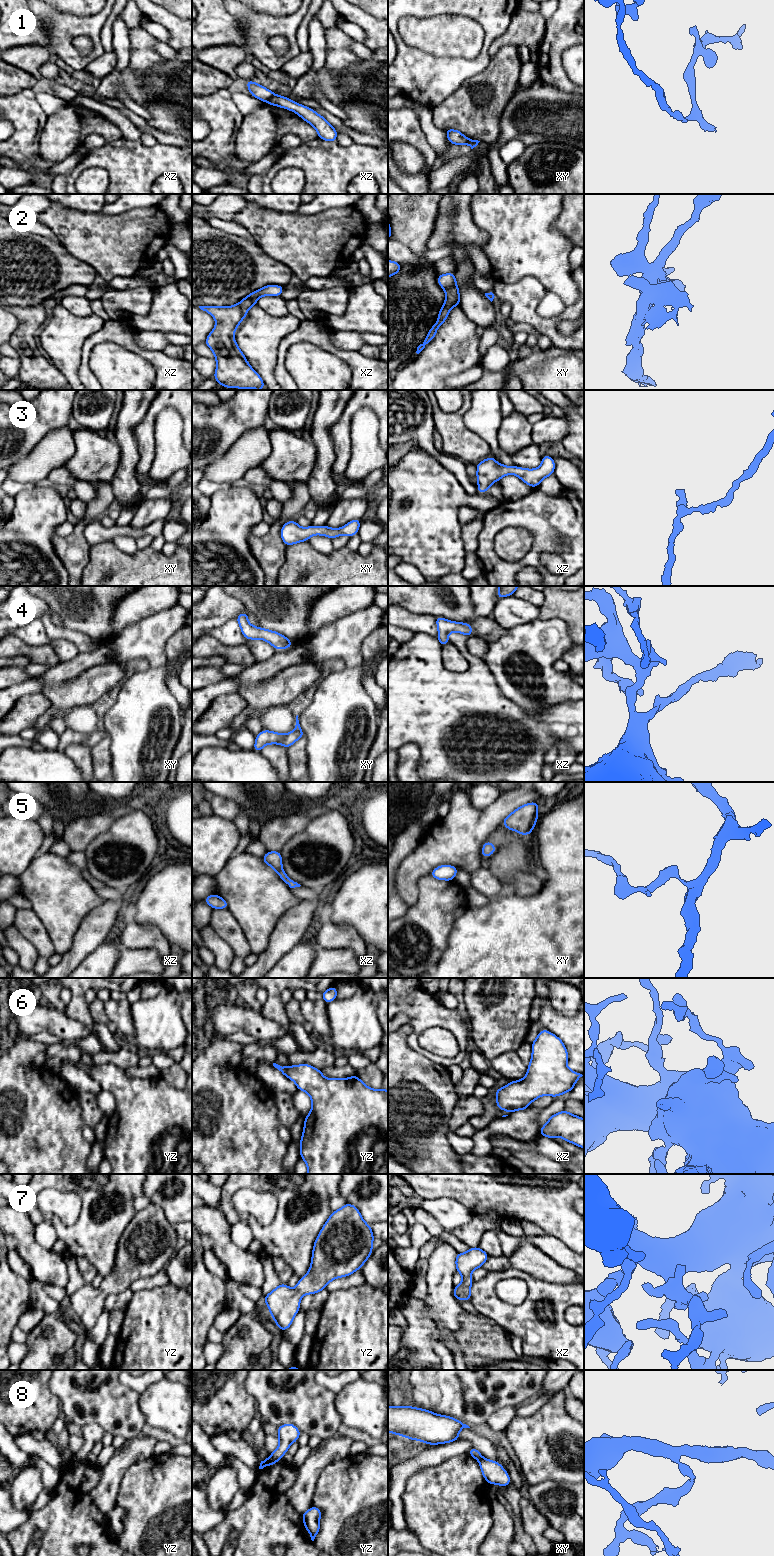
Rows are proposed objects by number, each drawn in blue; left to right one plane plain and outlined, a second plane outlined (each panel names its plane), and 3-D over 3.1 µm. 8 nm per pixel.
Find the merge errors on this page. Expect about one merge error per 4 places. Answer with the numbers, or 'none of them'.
1, 8

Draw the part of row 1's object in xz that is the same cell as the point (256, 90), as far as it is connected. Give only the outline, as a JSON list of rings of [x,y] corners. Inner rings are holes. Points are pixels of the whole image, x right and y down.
[[[245,80],[247,84],[247,88],[250,91],[250,94],[258,98],[264,102],[267,102],[269,99],[271,99],[274,95],[272,91],[265,88],[264,86],[254,83],[252,80]]]

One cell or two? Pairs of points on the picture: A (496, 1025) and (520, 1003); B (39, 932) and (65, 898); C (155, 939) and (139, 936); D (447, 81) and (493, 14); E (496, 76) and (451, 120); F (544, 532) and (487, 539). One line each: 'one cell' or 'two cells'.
A: one cell
B: two cells
C: one cell
D: one cell
E: one cell
F: one cell

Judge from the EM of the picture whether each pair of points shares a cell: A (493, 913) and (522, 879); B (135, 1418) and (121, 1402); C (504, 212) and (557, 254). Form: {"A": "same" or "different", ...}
{"A": "different", "B": "same", "C": "same"}

